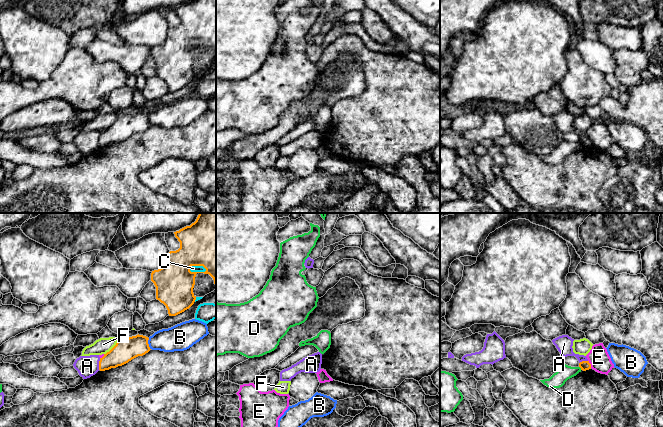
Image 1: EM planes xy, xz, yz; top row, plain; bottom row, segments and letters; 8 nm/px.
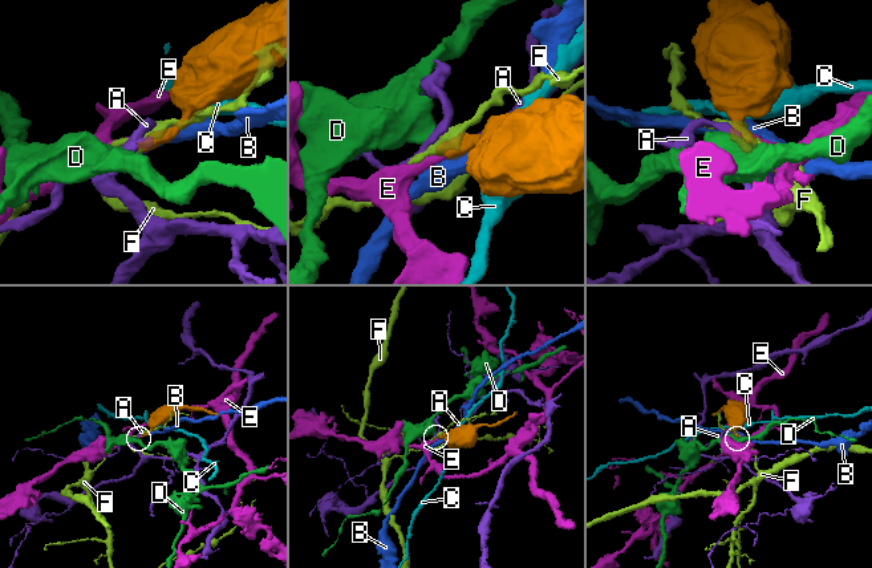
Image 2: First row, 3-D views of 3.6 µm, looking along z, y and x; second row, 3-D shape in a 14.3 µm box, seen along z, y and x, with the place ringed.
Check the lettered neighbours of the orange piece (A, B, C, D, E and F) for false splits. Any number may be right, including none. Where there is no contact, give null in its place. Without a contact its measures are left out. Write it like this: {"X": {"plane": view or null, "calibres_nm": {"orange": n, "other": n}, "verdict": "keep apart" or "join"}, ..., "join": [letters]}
{"A": {"plane": "xy", "calibres_nm": {"orange": 180, "other": 170}, "verdict": "keep apart"}, "B": {"plane": "xy", "calibres_nm": {"orange": 180, "other": 200}, "verdict": "keep apart"}, "C": {"plane": "xy", "calibres_nm": {"orange": 360, "other": 50}, "verdict": "keep apart"}, "D": {"plane": "yz", "calibres_nm": {"orange": 80, "other": 120}, "verdict": "keep apart"}, "E": {"plane": "yz", "calibres_nm": {"orange": 80, "other": 170}, "verdict": "keep apart"}, "F": {"plane": "xy", "calibres_nm": {"orange": 180, "other": 130}, "verdict": "keep apart"}, "join": []}

